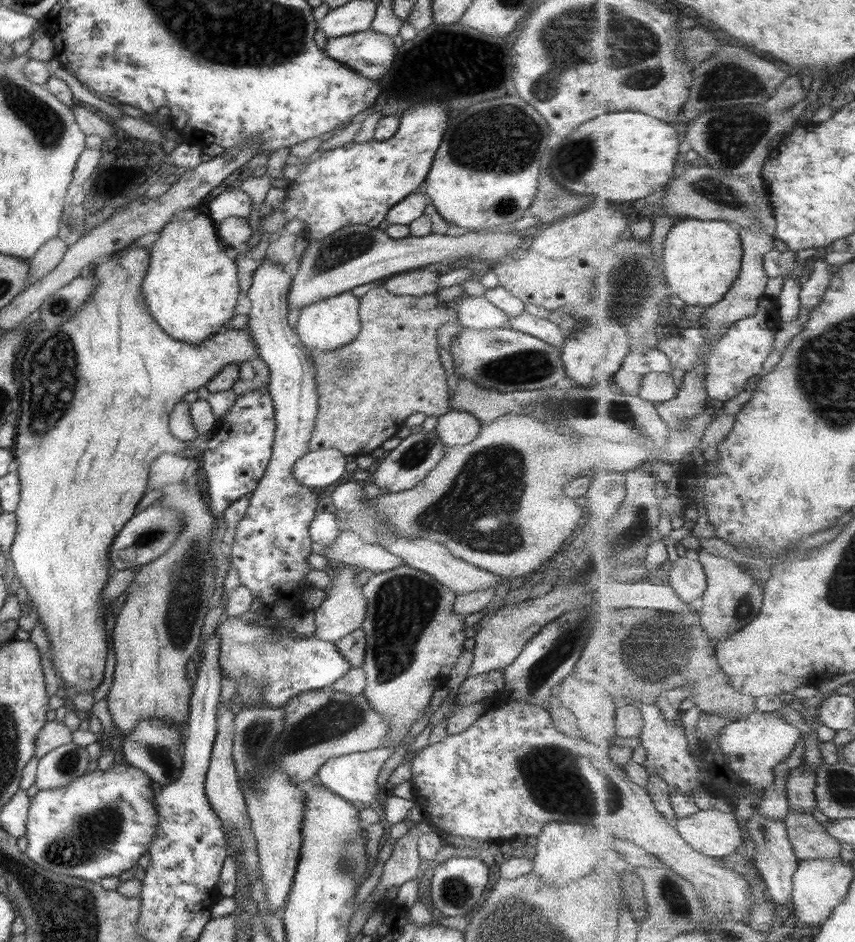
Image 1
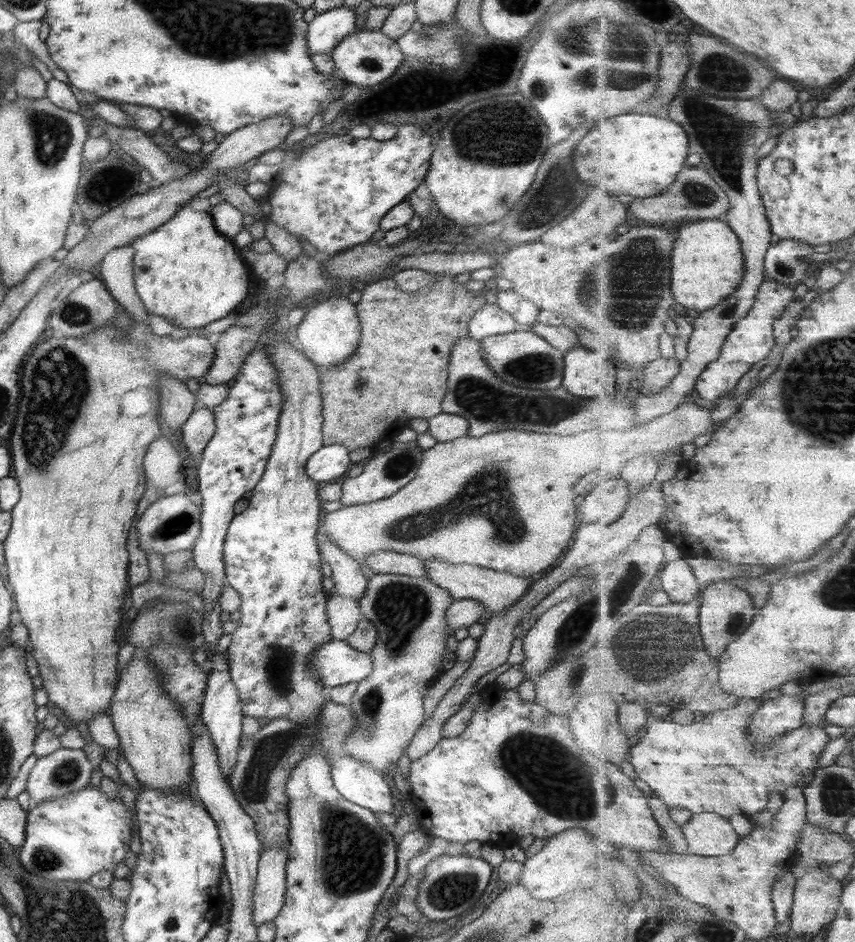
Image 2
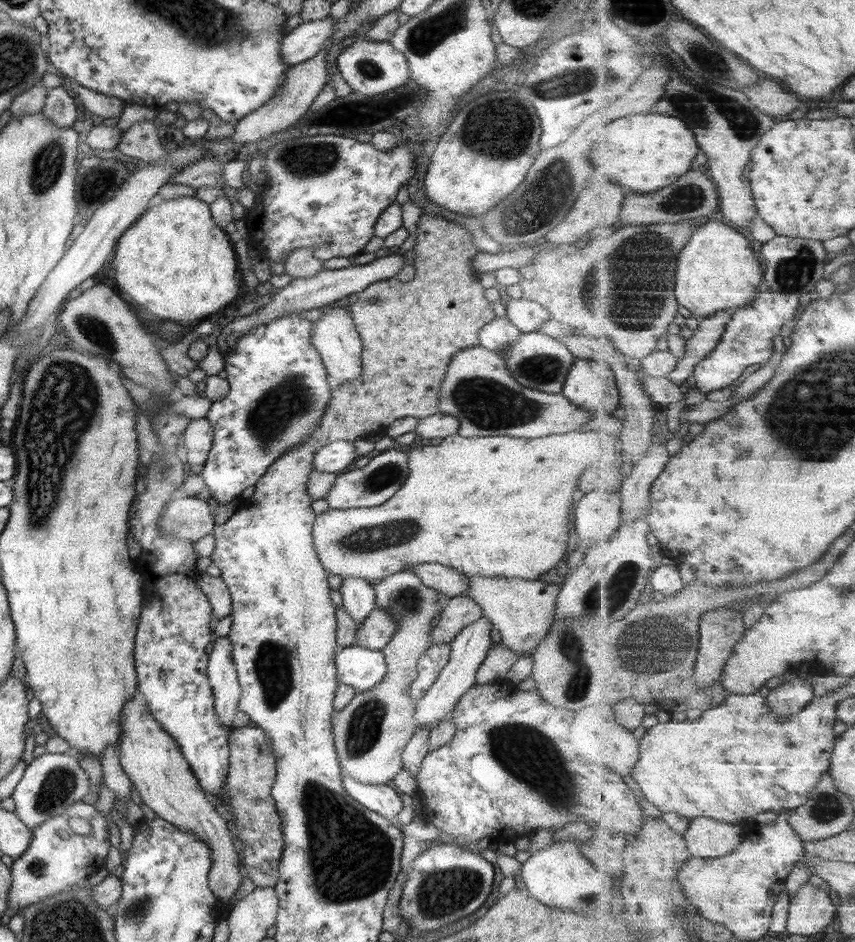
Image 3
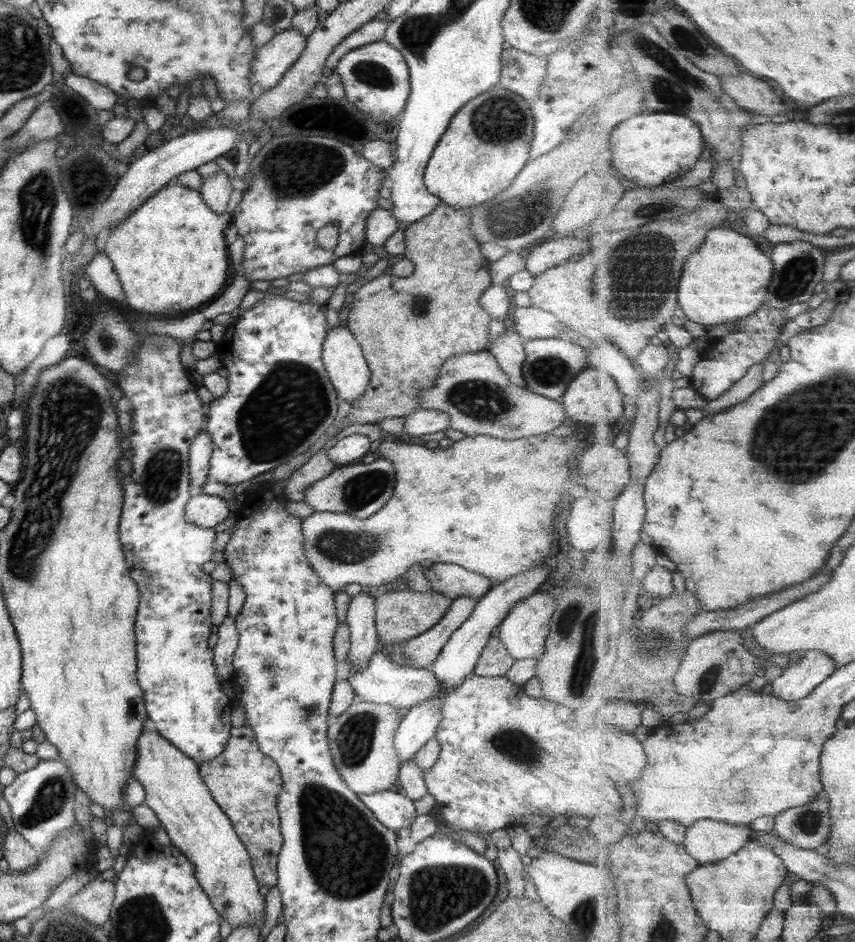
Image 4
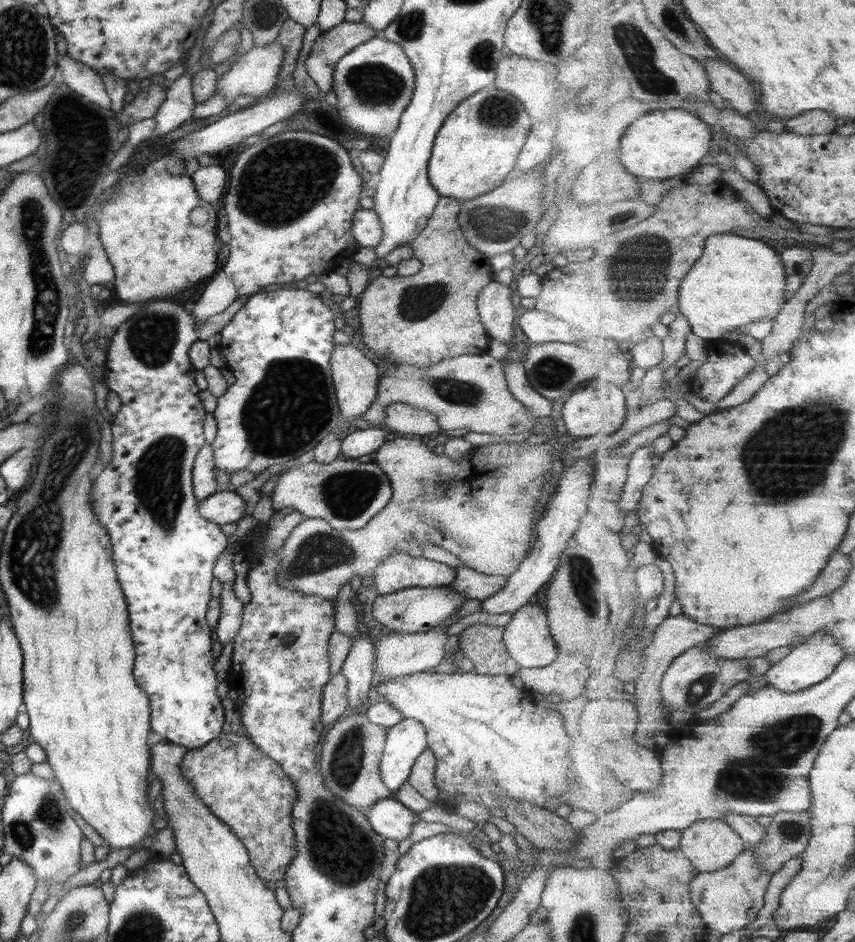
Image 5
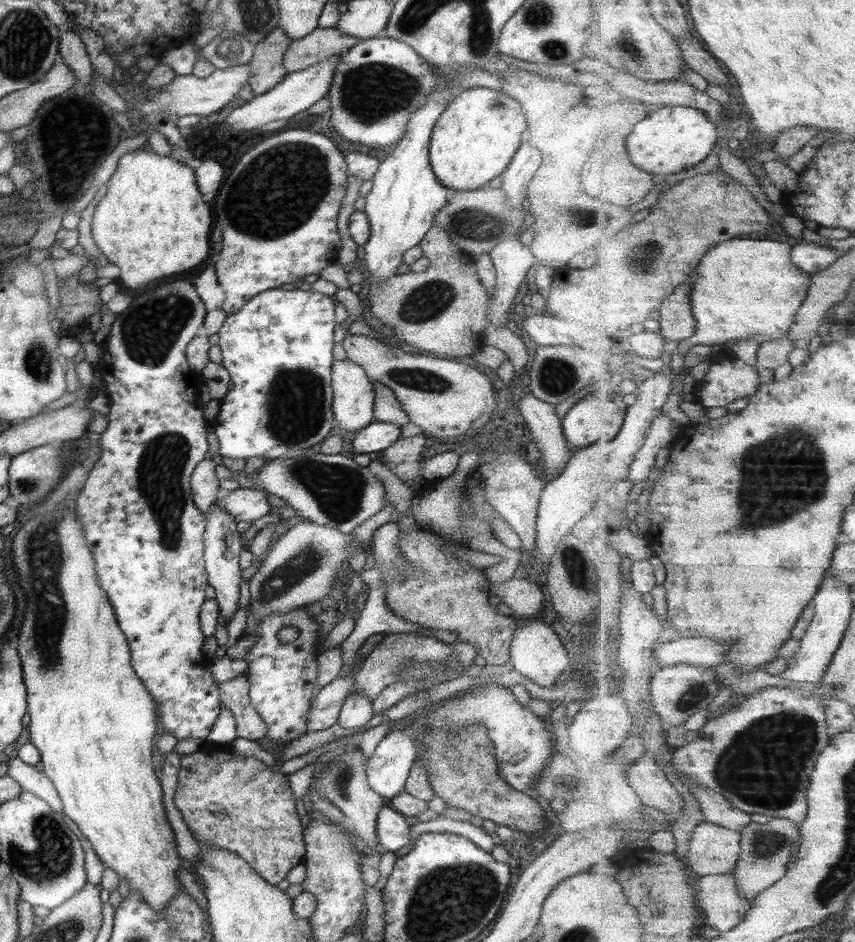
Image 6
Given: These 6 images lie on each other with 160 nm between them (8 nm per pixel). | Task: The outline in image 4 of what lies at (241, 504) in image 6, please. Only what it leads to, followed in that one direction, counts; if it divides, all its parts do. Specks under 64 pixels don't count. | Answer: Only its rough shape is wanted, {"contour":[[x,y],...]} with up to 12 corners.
{"contour":[[204,493],[183,507],[185,523],[213,529],[227,518],[226,500]]}

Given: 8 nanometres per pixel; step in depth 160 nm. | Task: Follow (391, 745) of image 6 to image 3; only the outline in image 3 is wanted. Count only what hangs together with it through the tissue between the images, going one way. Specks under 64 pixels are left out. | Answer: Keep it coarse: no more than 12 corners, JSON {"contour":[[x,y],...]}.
{"contour":[[484,616],[450,640],[449,660],[415,700],[417,729],[433,728],[473,686],[492,644]]}

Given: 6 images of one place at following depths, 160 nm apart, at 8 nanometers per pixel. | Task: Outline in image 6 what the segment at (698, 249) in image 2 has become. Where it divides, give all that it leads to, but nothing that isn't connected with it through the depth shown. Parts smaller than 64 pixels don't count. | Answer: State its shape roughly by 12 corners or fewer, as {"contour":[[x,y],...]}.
{"contour":[[731,239],[692,274],[695,344],[789,335],[812,284],[785,239]]}

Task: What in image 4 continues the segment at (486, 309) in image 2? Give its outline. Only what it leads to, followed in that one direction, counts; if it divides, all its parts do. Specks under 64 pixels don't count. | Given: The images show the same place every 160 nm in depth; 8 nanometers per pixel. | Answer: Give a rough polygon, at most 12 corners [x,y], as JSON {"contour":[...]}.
{"contour":[[507,329],[488,340],[511,384],[527,389],[521,378],[523,340]]}

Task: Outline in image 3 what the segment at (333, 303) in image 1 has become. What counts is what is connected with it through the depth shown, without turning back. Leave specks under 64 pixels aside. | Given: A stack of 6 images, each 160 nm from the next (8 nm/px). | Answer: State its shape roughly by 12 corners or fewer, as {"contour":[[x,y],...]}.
{"contour":[[349,311],[311,323],[310,343],[326,376],[353,382],[362,344]]}

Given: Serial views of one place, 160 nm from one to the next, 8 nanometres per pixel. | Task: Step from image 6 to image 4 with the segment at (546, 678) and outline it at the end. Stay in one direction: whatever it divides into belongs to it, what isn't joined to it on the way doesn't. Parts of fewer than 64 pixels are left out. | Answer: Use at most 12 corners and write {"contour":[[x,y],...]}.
{"contour":[[554,598],[514,602],[498,633],[511,658],[541,654]]}

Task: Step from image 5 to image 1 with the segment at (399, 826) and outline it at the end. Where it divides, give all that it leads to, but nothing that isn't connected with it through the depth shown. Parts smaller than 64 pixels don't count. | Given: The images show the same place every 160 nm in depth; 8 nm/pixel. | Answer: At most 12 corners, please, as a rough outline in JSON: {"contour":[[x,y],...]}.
{"contour":[[398,745],[327,759],[319,784],[359,807],[381,799],[377,778]]}

